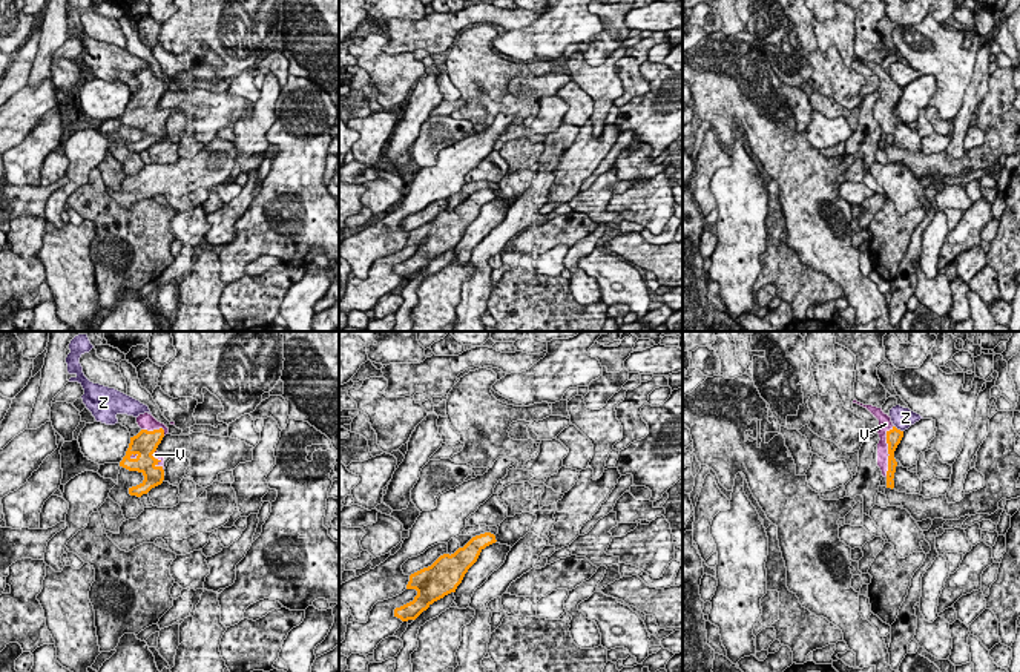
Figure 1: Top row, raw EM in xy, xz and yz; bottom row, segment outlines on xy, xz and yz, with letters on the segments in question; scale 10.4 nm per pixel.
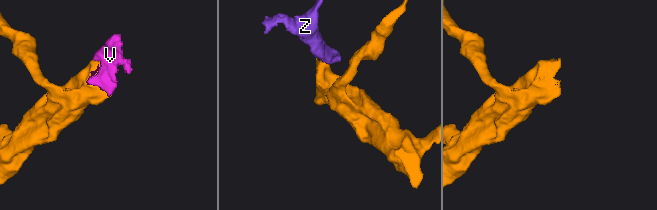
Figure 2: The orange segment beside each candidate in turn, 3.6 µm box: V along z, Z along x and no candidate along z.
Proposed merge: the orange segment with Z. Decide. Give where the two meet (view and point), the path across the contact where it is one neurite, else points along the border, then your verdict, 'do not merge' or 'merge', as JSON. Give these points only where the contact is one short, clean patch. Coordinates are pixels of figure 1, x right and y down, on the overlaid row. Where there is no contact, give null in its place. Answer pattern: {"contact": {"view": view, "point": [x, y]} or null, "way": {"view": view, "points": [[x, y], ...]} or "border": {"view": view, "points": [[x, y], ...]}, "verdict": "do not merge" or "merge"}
{"contact": {"view": "yz", "point": [899, 430]}, "border": {"view": "yz", "points": [[894, 425], [902, 431]]}, "verdict": "do not merge"}

